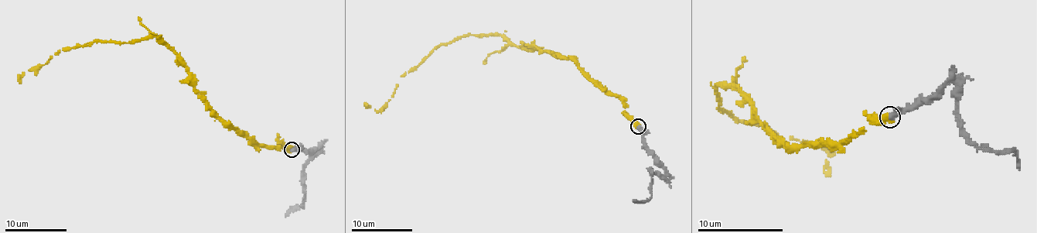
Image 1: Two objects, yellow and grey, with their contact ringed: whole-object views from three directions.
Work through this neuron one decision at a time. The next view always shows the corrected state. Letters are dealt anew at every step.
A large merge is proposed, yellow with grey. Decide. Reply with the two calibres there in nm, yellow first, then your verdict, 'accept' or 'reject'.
480 nm thick on the yellow side, 400 nm on the other; accept

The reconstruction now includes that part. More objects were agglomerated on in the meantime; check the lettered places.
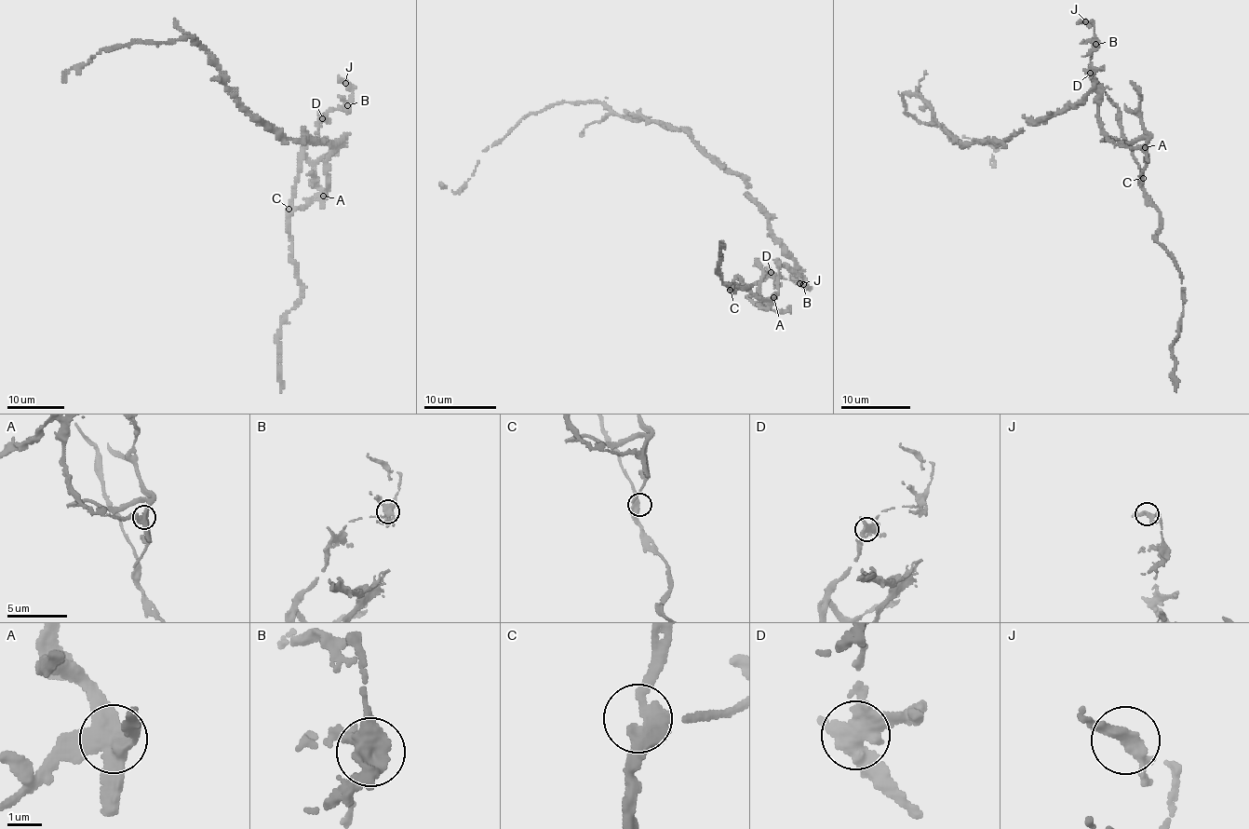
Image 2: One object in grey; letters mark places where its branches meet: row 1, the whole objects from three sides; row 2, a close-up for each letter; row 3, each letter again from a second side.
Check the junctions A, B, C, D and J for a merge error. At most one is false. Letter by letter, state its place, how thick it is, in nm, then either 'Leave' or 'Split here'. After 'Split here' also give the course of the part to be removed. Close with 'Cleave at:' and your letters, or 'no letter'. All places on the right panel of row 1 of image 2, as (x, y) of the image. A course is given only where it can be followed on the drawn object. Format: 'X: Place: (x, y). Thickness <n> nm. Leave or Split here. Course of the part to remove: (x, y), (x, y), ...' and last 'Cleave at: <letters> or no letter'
A: Place: (1145, 147). Thickness 460 nm. Split here. Course of the part to remove: (1146, 147), (1148, 135), (1142, 116), (1140, 95), (1130, 81)
B: Place: (1095, 44). Thickness 400 nm. Leave
C: Place: (1143, 178). Thickness 300 nm. Leave
D: Place: (1090, 73). Thickness 440 nm. Leave
J: Place: (1085, 21). Thickness 260 nm. Leave
Cleave at: A

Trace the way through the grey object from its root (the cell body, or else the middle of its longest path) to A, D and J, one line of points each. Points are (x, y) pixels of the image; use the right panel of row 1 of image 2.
A: (1041, 119), (1076, 107), (1090, 91), (1095, 91), (1100, 130), (1116, 143), (1146, 147)
D: (1041, 119), (1076, 107), (1095, 91), (1100, 130), (1116, 143), (1146, 149), (1140, 176), (1120, 110), (1090, 73)
J: (1041, 119), (1095, 91), (1100, 130), (1146, 149), (1145, 168), (1140, 176), (1120, 110), (1092, 74), (1085, 20)

